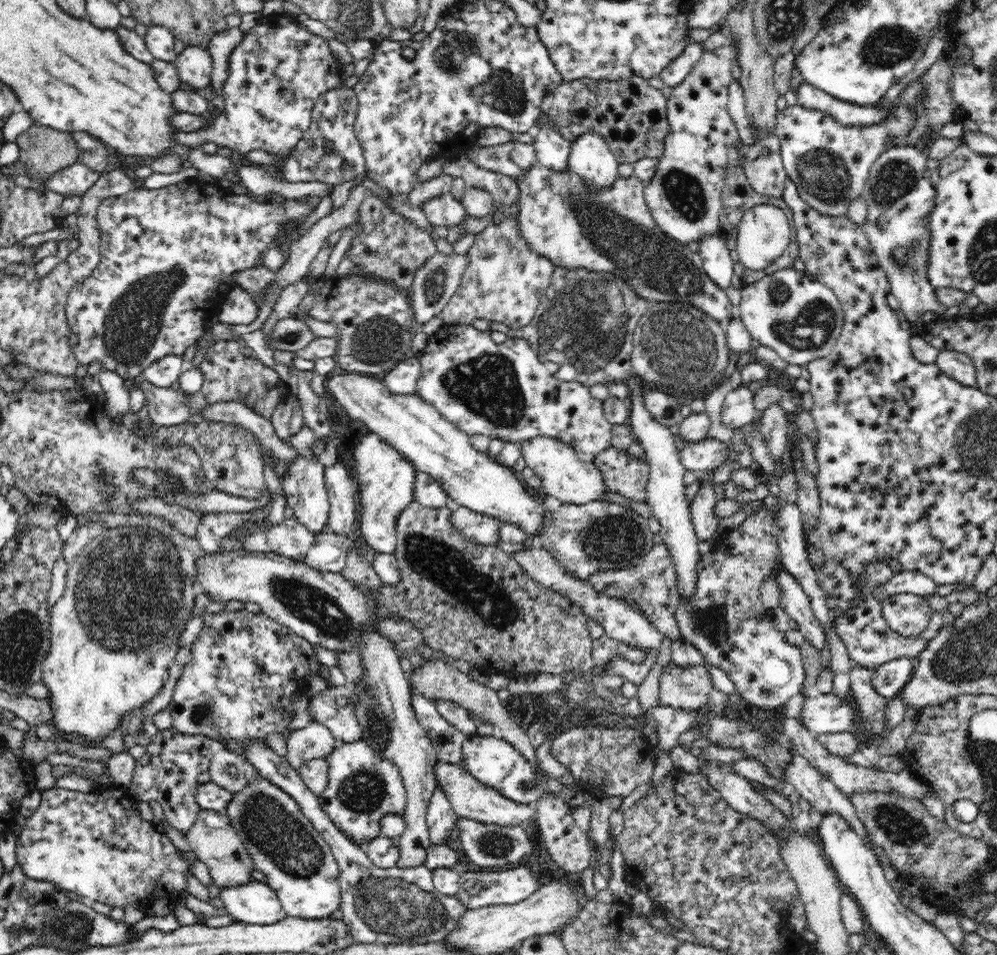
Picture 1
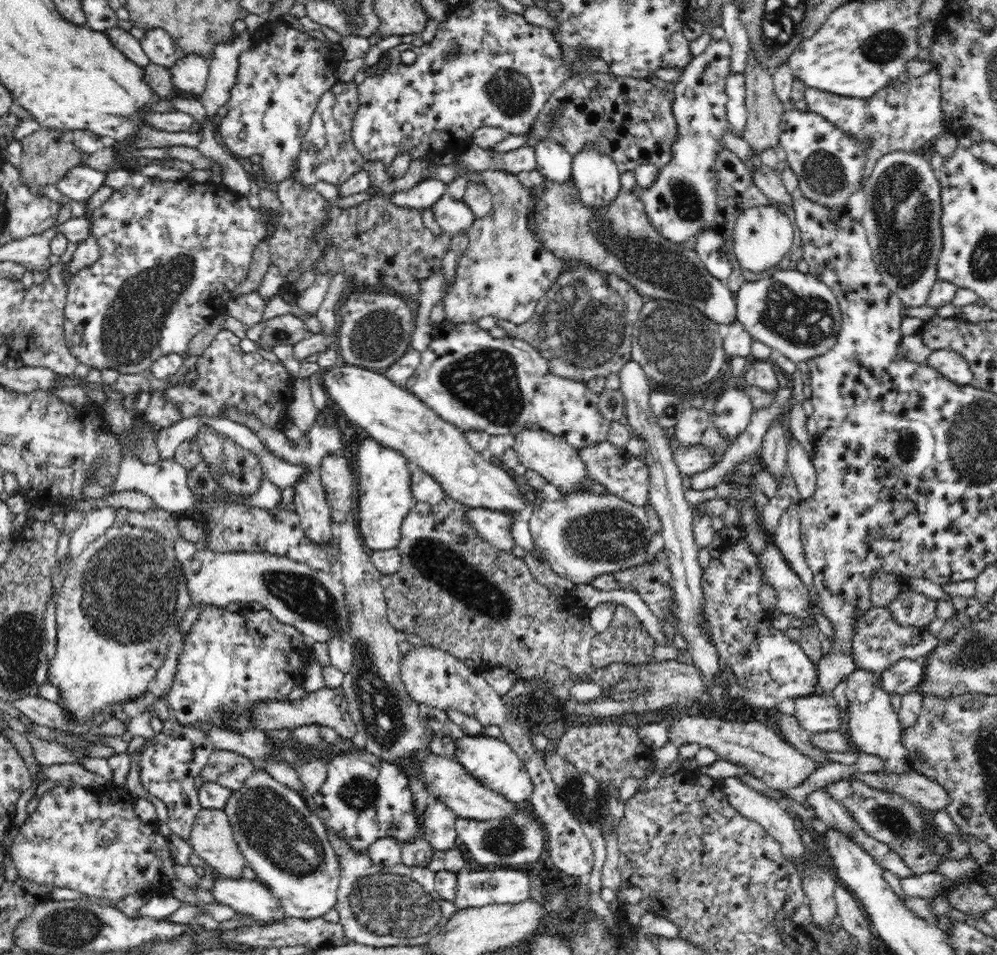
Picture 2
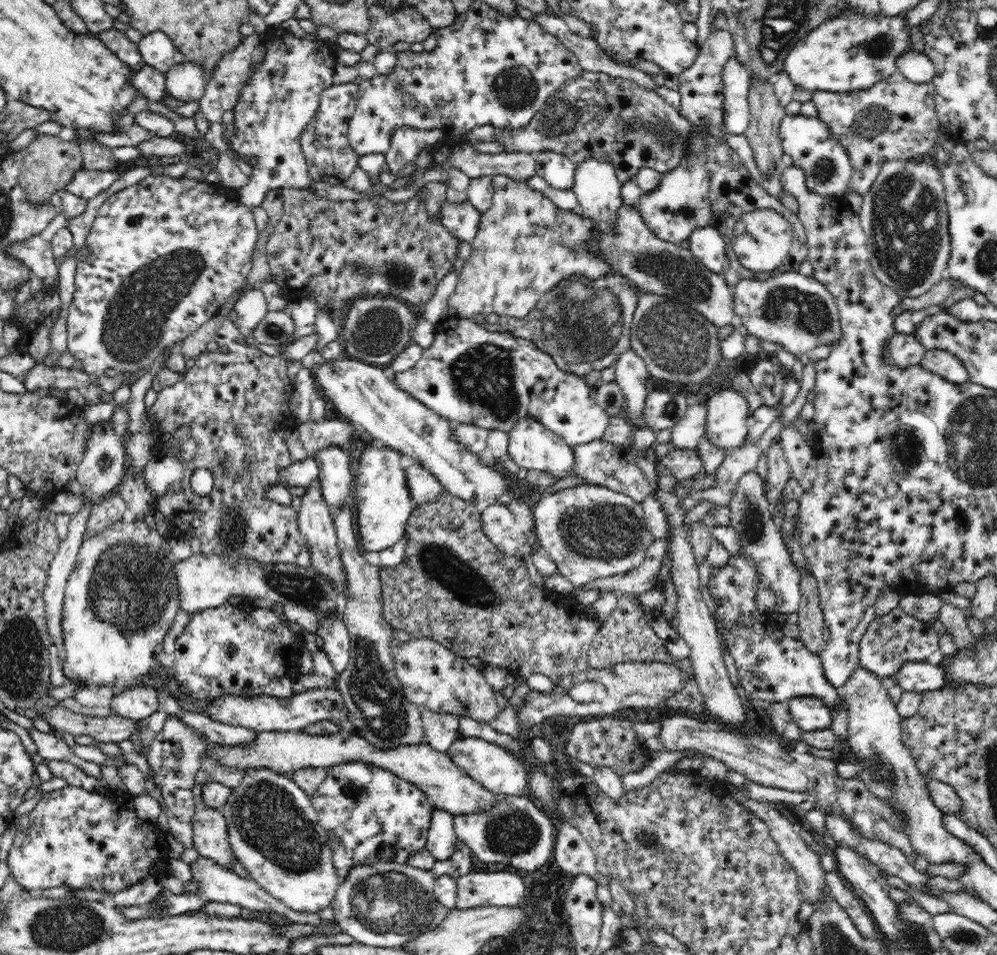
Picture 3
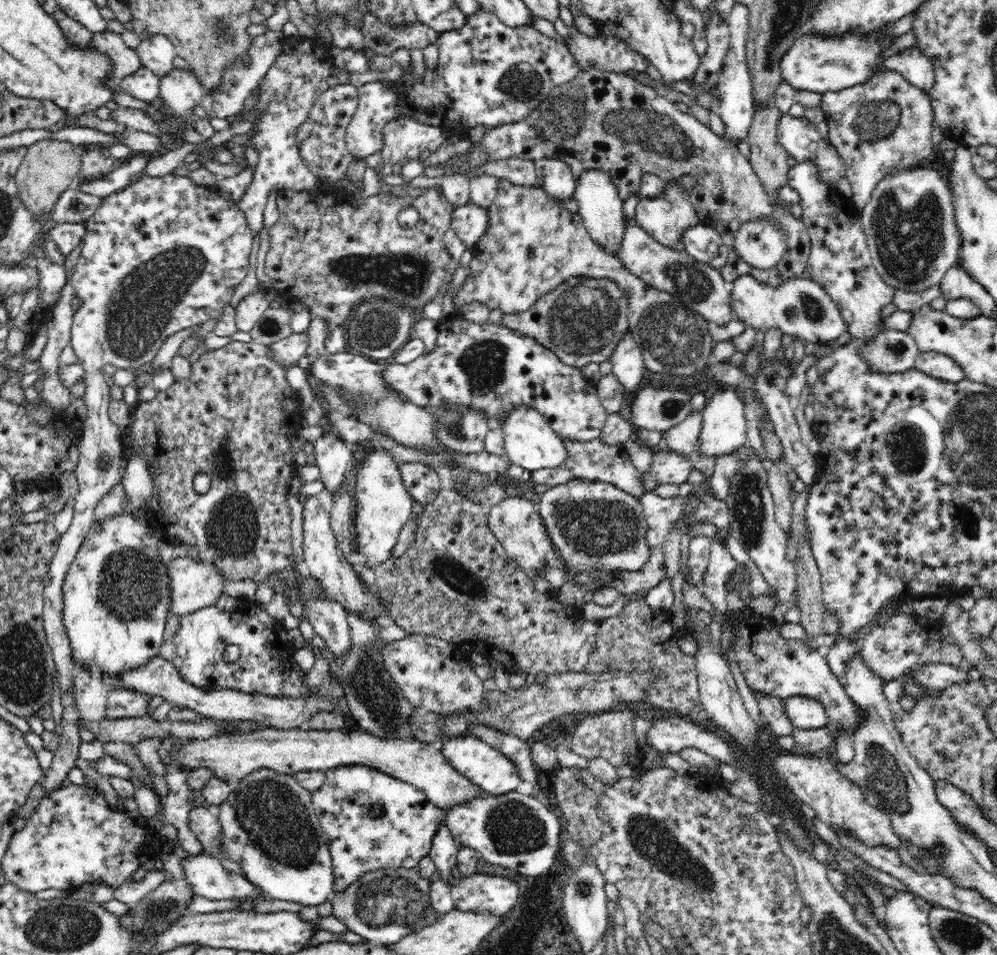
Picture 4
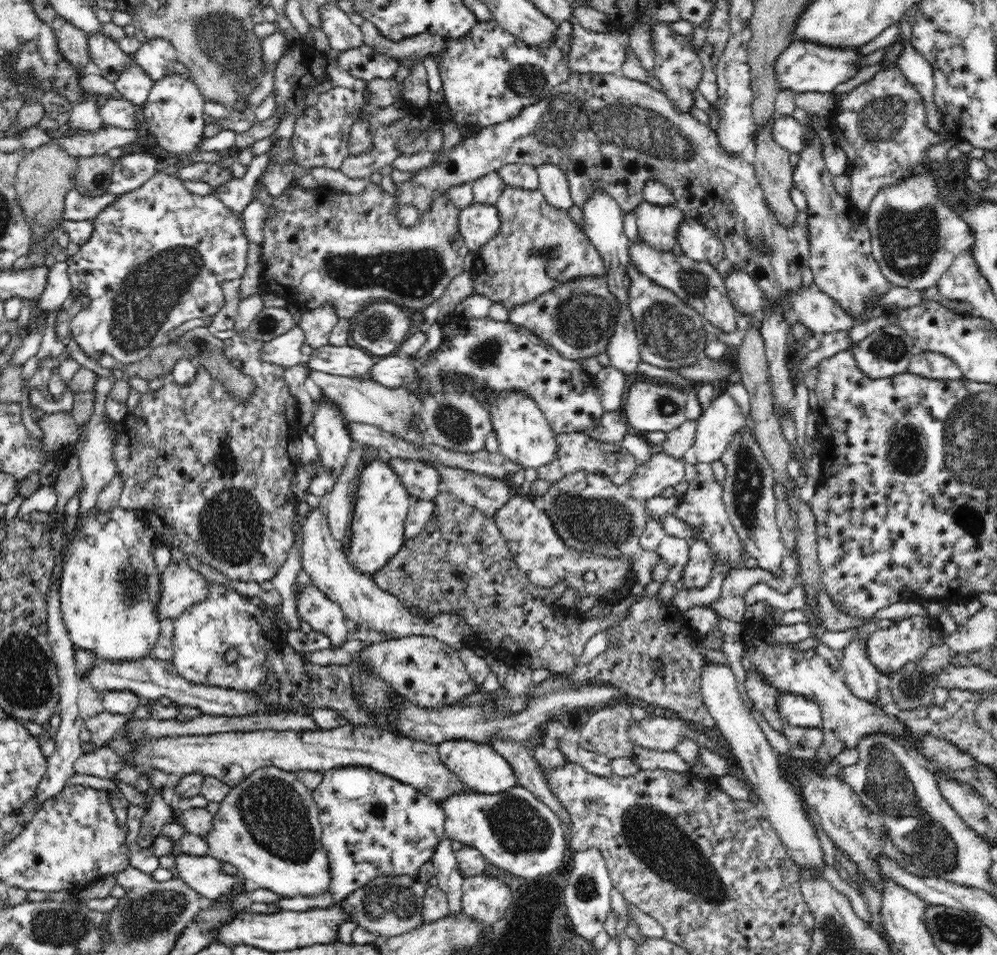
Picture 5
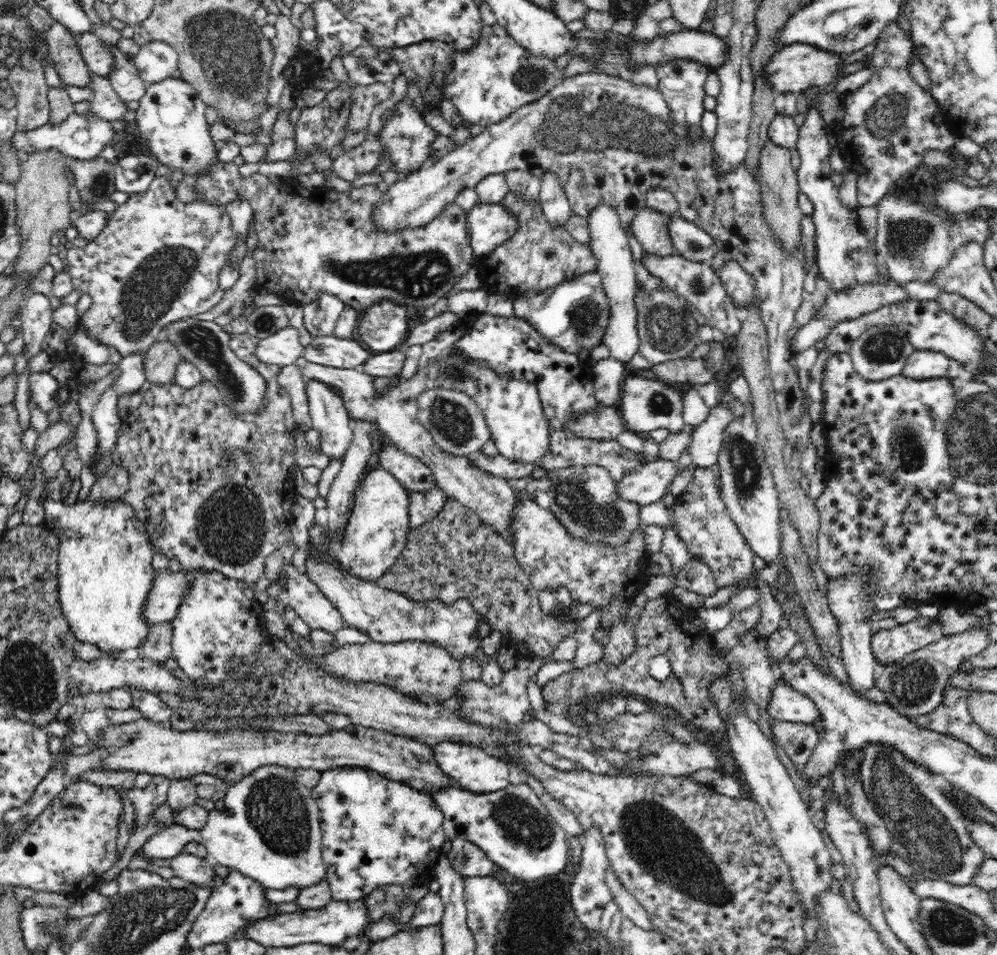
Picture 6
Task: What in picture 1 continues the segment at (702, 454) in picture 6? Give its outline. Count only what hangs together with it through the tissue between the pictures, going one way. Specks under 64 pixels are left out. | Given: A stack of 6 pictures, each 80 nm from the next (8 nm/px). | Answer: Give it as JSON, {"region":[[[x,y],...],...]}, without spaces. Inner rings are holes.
{"region":[[[742,384],[729,392],[724,399],[722,423],[735,431],[737,426],[754,423],[759,412],[754,405],[754,386]]]}

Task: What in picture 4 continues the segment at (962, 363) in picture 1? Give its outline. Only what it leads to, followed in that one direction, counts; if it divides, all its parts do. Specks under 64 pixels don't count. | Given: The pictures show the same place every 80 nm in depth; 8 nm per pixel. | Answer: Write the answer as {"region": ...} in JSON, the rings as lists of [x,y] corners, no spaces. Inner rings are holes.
{"region":[[[920,352],[915,362],[915,368],[928,376],[940,380],[959,383],[965,379],[963,368],[950,356],[938,352]]]}

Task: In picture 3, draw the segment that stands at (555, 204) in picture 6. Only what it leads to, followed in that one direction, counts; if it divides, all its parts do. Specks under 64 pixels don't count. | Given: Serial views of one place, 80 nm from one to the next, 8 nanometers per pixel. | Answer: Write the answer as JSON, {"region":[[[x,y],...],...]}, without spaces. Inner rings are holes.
{"region":[[[555,150],[535,153],[536,172],[552,187],[568,190],[574,182],[575,164],[564,154]]]}

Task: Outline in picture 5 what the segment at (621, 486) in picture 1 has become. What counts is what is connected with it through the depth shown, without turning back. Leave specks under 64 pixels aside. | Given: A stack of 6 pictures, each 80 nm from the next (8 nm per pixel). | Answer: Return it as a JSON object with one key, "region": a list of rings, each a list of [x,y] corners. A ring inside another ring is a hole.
{"region":[[[558,434],[556,439],[561,443],[562,456],[554,460],[548,466],[542,466],[537,470],[537,478],[556,484],[557,480],[565,478],[574,472],[584,472],[585,474],[602,474],[617,486],[628,485],[628,481],[636,474],[636,460],[628,450],[622,448],[621,444],[608,444],[600,440],[592,440],[589,436],[582,434]]]}

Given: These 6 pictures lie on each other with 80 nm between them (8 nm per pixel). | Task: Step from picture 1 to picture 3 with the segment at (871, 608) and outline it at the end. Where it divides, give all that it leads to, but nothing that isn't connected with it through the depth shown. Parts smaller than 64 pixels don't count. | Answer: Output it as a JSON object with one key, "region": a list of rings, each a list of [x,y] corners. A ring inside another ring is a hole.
{"region":[[[900,607],[892,609],[890,612],[881,615],[875,615],[872,622],[866,624],[866,630],[860,638],[858,644],[858,662],[859,666],[873,672],[876,676],[879,676],[883,681],[896,674],[900,670],[900,666],[904,662],[916,662],[916,661],[930,661],[934,660],[938,656],[938,640],[940,635],[932,627],[932,623],[920,621],[900,610]]]}

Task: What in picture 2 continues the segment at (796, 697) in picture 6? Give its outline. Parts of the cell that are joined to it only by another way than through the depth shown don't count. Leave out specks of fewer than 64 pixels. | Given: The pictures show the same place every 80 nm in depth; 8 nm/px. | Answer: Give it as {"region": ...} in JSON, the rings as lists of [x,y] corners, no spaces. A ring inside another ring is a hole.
{"region":[[[830,694],[798,697],[795,717],[810,734],[844,731],[845,713],[842,713],[834,702]]]}

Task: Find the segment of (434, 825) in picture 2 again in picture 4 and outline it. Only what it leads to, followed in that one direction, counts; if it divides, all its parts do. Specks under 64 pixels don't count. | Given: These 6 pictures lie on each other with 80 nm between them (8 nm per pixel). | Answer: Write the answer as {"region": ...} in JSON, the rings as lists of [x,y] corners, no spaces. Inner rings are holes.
{"region":[[[445,821],[440,822],[432,844],[430,844],[429,857],[435,862],[441,878],[452,884],[452,888],[458,885],[458,878],[452,876],[456,864],[456,856],[460,848],[459,842],[454,838],[450,829],[445,825]]]}

